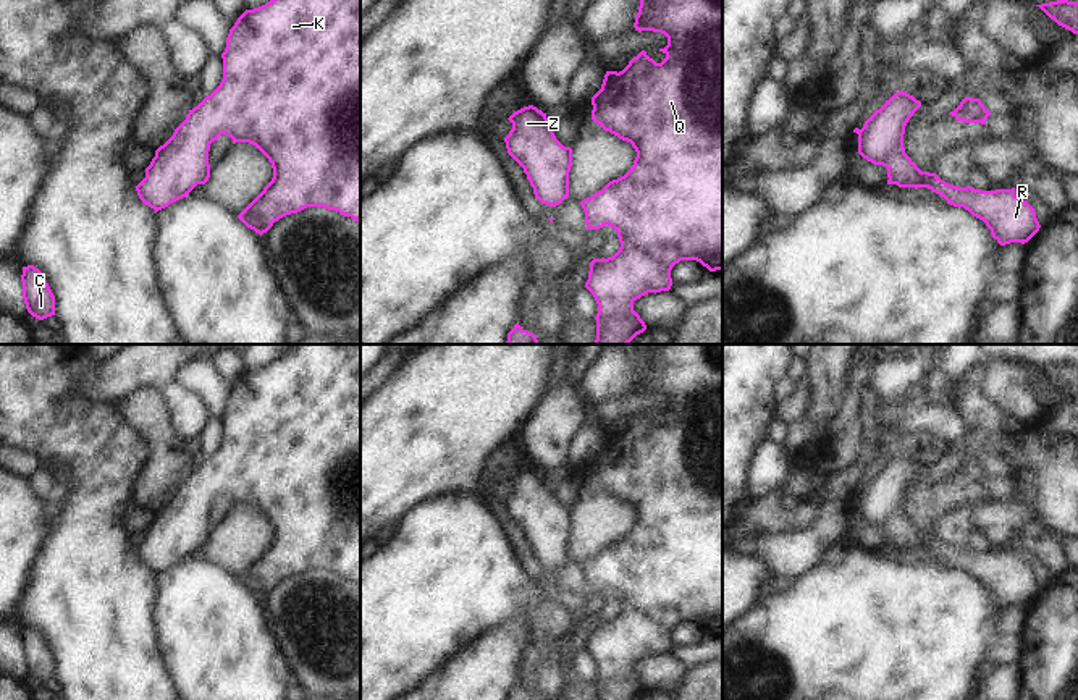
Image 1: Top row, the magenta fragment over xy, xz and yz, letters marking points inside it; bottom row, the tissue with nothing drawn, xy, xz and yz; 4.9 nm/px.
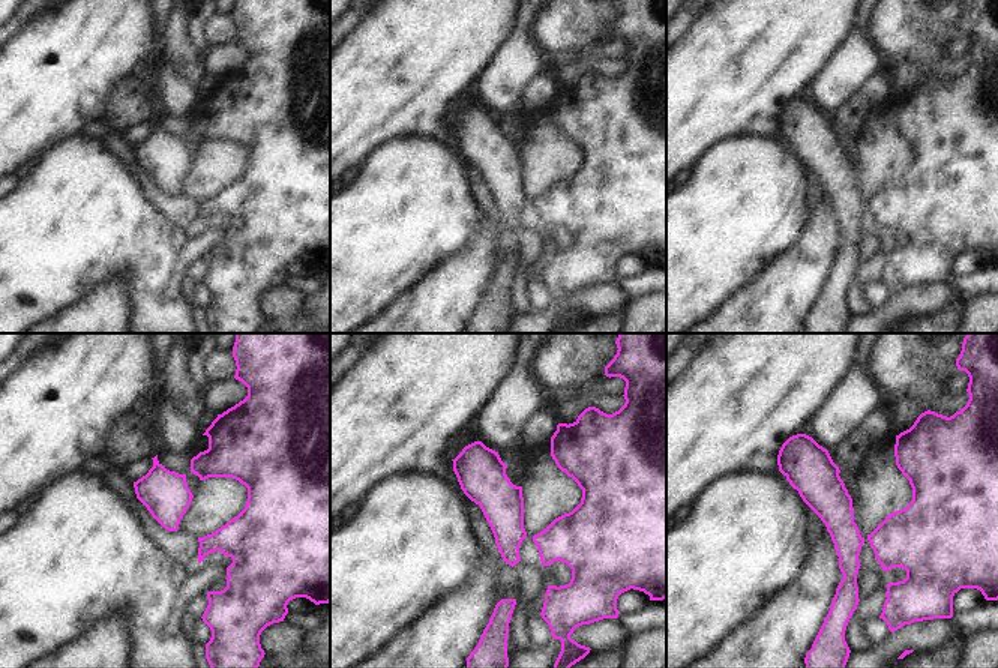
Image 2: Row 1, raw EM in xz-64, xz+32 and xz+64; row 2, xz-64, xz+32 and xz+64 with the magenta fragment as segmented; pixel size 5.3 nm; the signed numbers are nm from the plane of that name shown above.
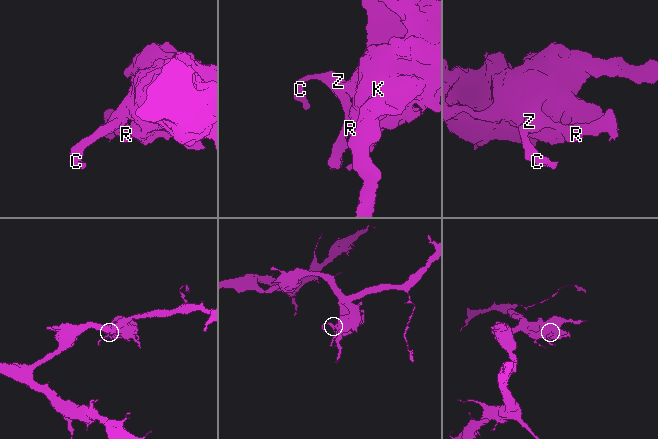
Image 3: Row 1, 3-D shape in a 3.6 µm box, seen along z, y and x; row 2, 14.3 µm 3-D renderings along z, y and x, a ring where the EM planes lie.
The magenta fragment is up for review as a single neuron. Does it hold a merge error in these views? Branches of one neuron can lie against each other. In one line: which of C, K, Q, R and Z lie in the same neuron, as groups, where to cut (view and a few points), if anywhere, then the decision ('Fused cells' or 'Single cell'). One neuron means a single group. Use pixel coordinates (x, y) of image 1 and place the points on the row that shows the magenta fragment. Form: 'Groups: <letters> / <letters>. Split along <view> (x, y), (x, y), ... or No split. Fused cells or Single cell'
Groups: C K Q R Z. No split. Single cell.

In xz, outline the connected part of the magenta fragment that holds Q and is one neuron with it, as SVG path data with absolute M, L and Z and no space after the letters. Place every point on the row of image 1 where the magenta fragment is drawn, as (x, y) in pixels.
M640 0L634 27L638 32L653 31L664 34L667 45L659 48L666 55L661 63L656 63L642 50L622 71L606 71L601 89L592 97L592 120L604 131L630 142L637 152L634 165L624 176L609 181L601 191L580 202L585 212L587 230L600 230L608 225L616 230L621 242L619 251L613 257L593 259L590 262L585 288L598 304L595 344L629 344L637 335L643 333L646 325L634 310L634 302L648 293L669 291L672 286L671 270L680 260L697 260L710 272L722 270L722 0Z

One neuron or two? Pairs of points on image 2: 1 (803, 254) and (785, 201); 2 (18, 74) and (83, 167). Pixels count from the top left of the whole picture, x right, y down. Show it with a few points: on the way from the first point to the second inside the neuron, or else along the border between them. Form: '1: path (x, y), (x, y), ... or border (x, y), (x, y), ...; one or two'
1: border (812, 204), (809, 221), (799, 237), (772, 260); two
2: border (81, 132), (63, 138), (44, 152); two

